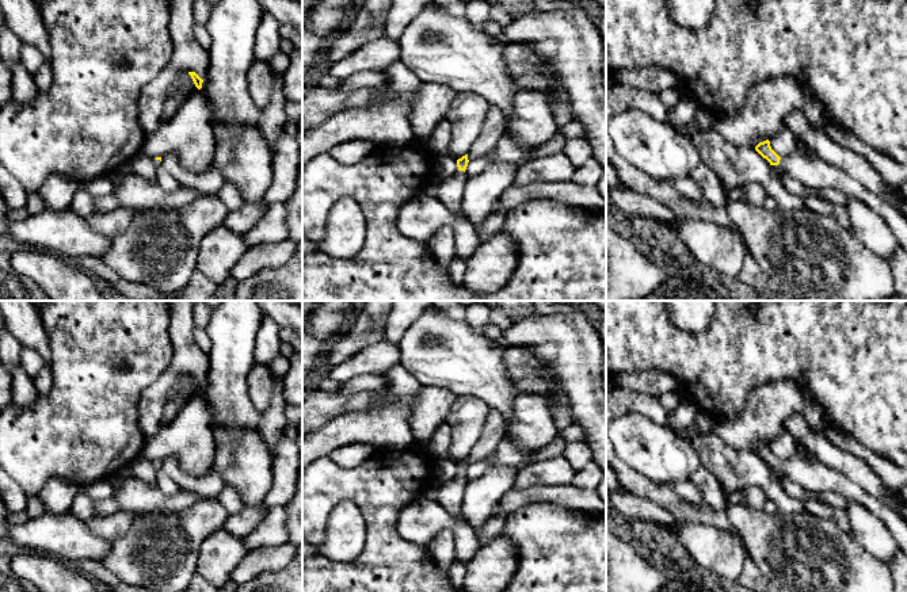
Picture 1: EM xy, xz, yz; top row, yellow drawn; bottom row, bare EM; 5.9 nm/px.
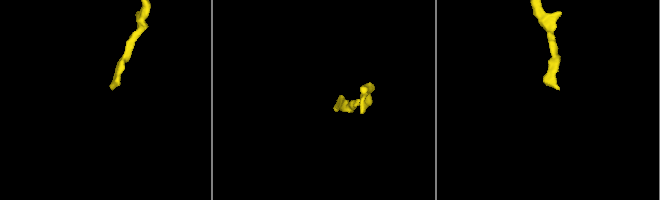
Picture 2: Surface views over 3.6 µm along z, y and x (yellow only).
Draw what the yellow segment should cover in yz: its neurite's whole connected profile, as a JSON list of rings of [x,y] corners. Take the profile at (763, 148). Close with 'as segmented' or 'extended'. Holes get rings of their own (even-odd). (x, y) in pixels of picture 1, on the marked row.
[[[797,138],[800,146],[789,156],[780,157],[766,140],[755,146],[755,150],[766,158],[770,165],[780,165],[792,177],[809,188],[834,188],[843,191],[850,198],[857,198],[880,214],[898,237],[900,247],[907,251],[907,219],[891,206],[884,198],[870,192],[861,183],[850,177],[837,167],[815,157],[807,152],[808,145]]]; extended

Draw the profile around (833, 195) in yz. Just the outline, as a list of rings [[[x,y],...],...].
[[[781,169],[780,175],[781,183],[790,191],[792,194],[800,196],[800,198],[819,198],[827,202],[832,202],[837,205],[846,206],[850,200],[850,196],[845,194],[843,191],[838,191],[834,188],[809,188],[803,186],[800,182],[797,182],[794,177],[792,177],[788,172]]]

